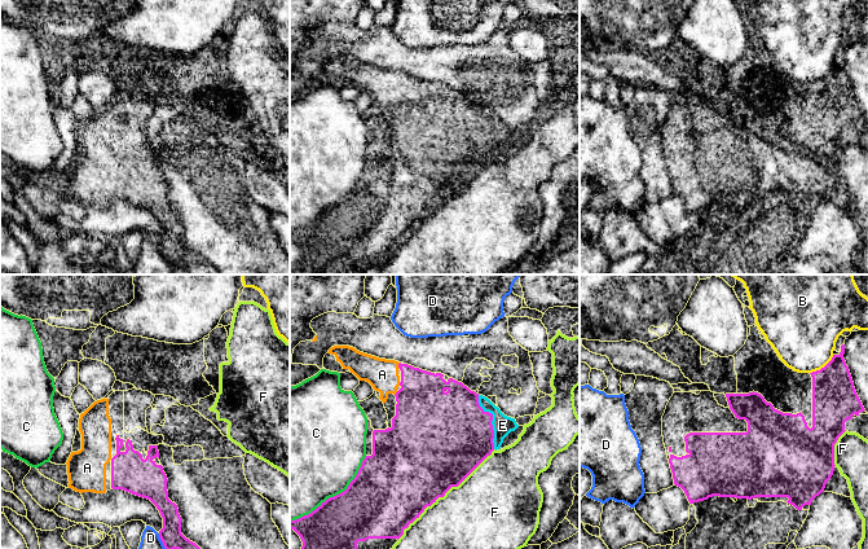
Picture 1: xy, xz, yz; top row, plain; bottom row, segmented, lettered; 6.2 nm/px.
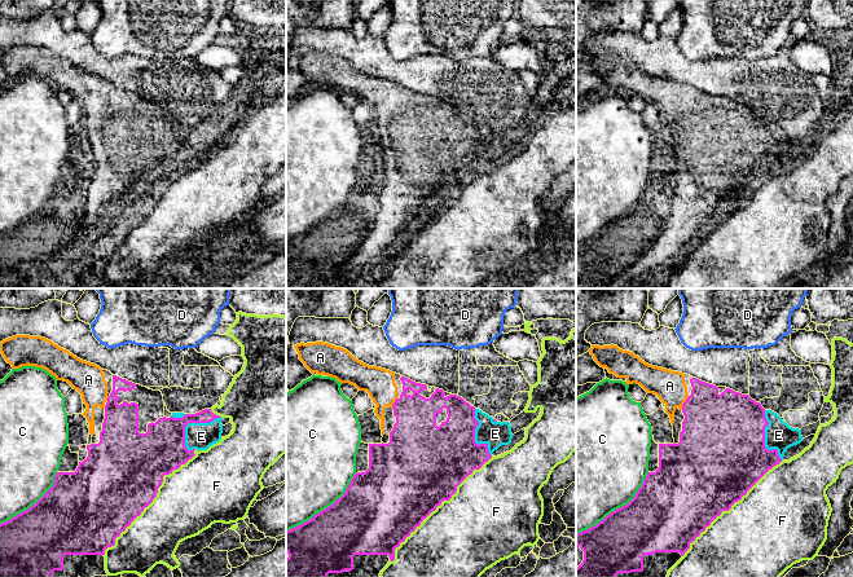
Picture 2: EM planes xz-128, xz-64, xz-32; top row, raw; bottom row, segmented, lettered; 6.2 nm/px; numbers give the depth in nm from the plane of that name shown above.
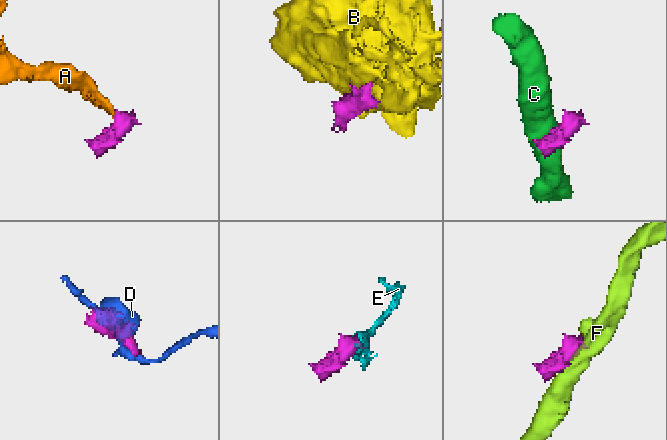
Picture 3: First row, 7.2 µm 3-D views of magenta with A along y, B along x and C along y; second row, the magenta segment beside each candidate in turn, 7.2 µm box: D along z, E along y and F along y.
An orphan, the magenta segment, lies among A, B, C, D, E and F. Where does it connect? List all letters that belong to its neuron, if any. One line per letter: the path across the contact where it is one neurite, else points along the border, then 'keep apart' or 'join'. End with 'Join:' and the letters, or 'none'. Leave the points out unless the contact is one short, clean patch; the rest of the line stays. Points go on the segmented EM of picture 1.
A: join
B: keep apart
C: keep apart
D: keep apart
E: join
F: keep apart
Join: A, E

